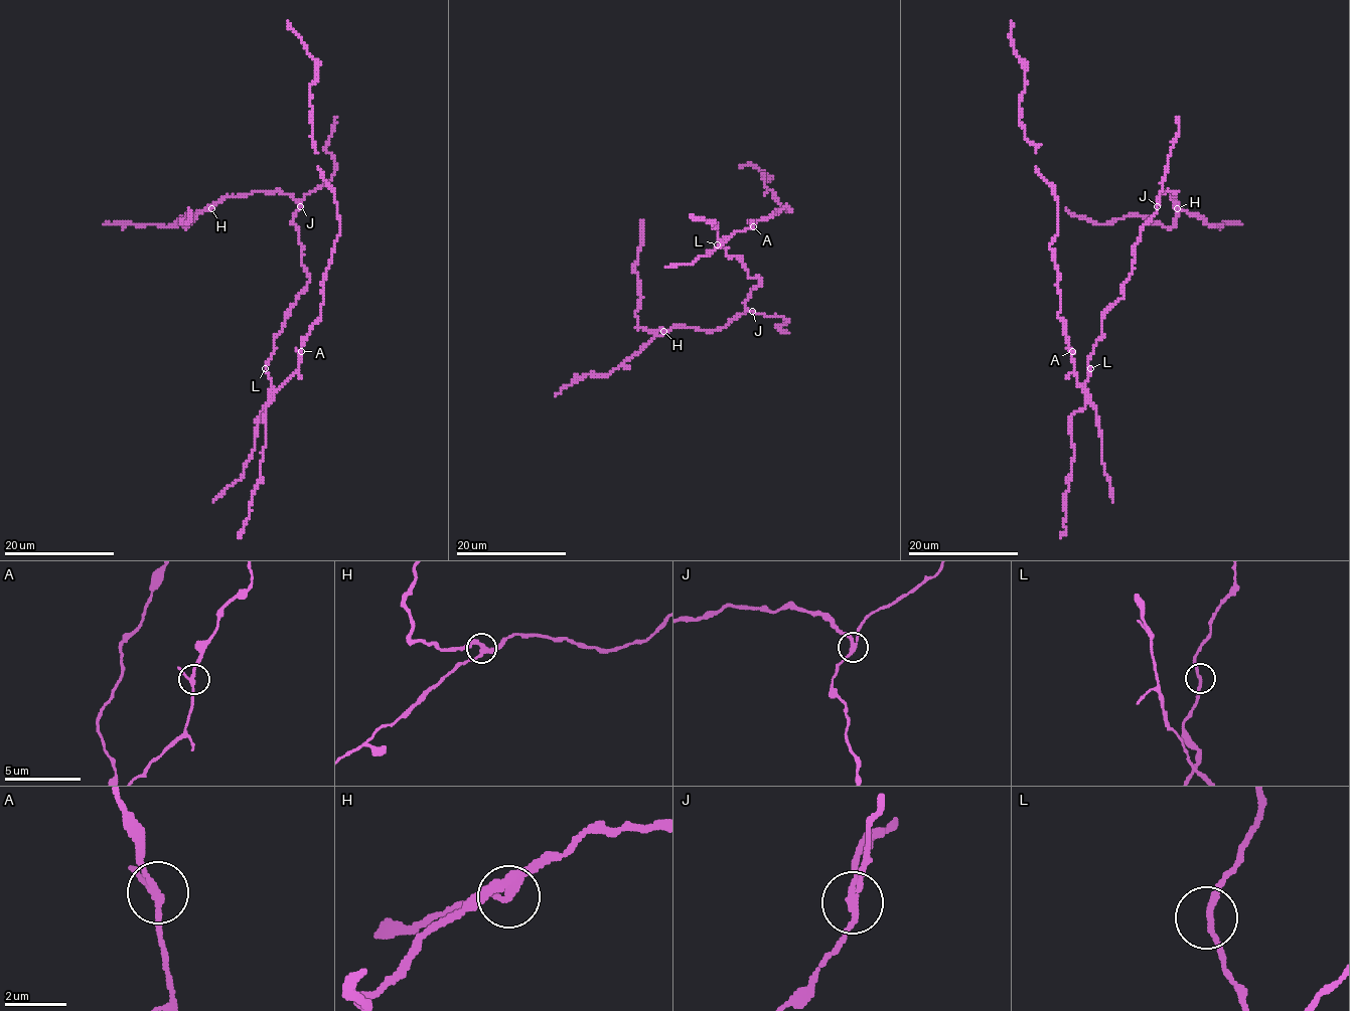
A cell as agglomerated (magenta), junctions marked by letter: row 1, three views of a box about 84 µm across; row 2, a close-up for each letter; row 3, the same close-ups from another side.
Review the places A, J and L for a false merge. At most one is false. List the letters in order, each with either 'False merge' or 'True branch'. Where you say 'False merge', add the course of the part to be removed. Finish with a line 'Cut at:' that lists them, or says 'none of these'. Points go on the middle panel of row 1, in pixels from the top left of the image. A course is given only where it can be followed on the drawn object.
A: True branch
J: False merge. Course of the part to remove: (753, 312), (706, 331), (637, 327), (634, 267), (641, 219)
L: True branch
Cut at: J

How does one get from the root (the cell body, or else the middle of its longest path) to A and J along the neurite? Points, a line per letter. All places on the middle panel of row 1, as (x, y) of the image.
A: (718, 242), (753, 226)
J: (718, 242), (729, 257), (742, 261), (751, 279), (759, 277), (761, 283), (744, 303), (753, 312)

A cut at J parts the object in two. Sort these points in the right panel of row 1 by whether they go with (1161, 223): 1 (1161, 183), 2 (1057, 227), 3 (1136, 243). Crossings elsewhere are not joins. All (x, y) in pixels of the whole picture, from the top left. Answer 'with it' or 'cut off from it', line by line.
1: cut off from it
2: cut off from it
3: cut off from it

